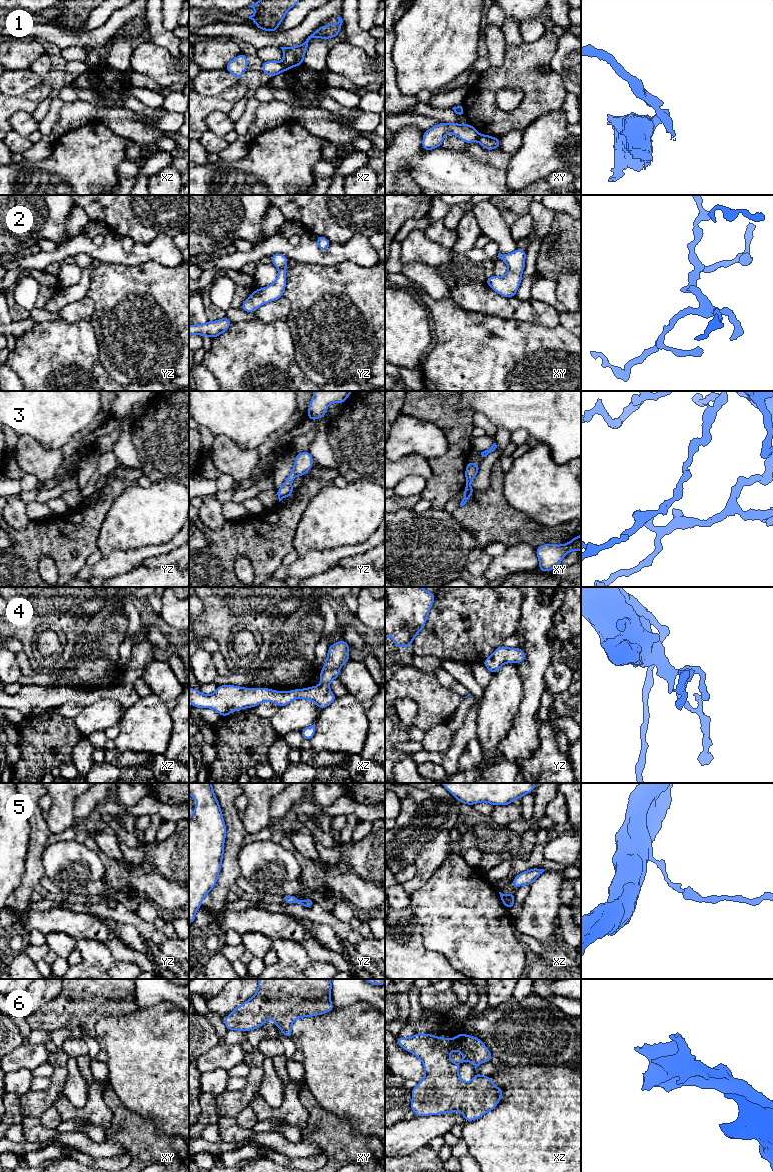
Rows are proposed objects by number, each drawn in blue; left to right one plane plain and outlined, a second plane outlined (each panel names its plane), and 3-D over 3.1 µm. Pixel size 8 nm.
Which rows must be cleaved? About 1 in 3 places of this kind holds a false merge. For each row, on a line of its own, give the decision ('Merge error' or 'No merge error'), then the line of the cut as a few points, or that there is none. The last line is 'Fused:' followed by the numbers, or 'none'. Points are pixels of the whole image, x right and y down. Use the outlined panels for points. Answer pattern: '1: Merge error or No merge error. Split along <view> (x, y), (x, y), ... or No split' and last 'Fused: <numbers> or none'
1: Merge error. Split along xz (281, 62), (285, 70)
2: No merge error. No split
3: No merge error. No split
4: No merge error. No split
5: No merge error. No split
6: No merge error. No split
Fused: 1

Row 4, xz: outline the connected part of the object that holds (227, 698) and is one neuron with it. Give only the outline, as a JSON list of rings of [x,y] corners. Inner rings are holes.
[[[343,640],[329,646],[327,659],[319,673],[321,679],[319,686],[280,692],[263,687],[243,688],[221,685],[211,695],[205,695],[195,688],[190,688],[189,701],[197,709],[212,708],[222,717],[233,711],[255,707],[262,702],[271,701],[282,707],[298,698],[310,700],[320,709],[324,709],[337,698],[329,689],[329,684],[338,678],[342,665],[350,660],[349,648],[348,643]]]

